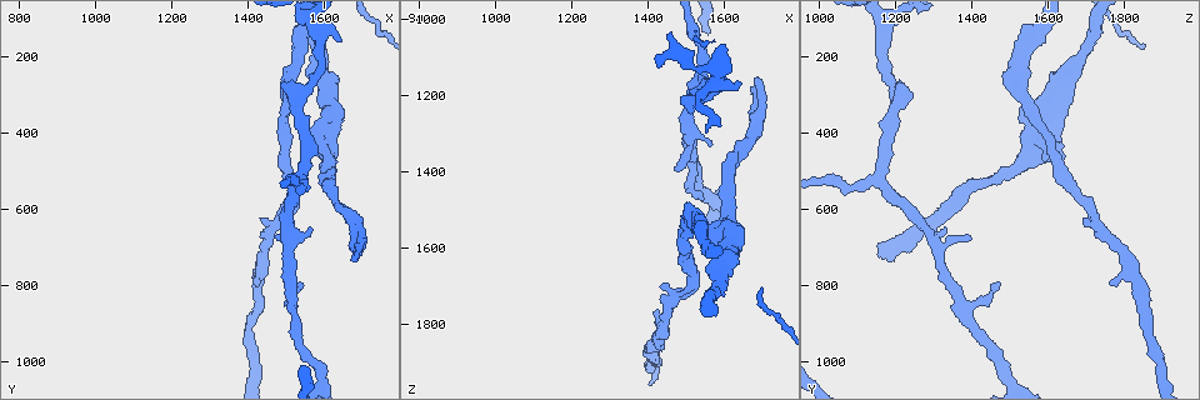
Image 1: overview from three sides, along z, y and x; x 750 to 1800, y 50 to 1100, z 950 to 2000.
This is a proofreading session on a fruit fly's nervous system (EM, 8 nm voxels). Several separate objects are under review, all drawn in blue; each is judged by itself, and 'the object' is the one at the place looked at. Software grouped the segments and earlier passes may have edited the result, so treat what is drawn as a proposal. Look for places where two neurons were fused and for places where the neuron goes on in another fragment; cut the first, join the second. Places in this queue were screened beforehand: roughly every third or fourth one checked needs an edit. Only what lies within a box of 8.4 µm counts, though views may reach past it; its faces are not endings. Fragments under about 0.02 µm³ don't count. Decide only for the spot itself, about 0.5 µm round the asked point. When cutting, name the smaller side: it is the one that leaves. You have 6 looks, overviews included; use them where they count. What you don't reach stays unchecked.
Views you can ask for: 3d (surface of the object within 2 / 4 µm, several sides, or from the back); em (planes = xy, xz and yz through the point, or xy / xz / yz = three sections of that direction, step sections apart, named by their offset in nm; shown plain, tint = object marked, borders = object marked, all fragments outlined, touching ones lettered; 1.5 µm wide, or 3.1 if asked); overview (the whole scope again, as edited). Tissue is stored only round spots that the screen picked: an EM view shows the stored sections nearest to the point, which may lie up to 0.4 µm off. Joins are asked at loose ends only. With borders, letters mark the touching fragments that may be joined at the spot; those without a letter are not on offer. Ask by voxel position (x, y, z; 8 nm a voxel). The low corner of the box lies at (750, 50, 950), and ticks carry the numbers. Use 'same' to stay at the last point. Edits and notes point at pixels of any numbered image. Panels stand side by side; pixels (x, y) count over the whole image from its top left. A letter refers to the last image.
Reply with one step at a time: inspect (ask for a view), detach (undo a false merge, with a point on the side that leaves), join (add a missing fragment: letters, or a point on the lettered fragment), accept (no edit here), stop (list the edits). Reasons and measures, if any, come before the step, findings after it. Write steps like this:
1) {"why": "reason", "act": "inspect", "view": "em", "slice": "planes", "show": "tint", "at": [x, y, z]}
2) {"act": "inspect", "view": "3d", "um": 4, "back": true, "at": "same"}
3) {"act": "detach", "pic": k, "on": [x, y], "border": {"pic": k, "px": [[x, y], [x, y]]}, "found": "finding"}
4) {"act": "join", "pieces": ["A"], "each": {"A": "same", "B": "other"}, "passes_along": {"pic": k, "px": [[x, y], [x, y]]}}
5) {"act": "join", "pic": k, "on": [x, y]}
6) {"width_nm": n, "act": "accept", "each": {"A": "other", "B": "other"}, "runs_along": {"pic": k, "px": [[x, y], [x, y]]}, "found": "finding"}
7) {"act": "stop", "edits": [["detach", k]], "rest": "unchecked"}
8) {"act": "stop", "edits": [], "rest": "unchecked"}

{"why": "branch stops here", "act": "inspect", "view": "3d", "um": 2, "at": [1490, 270, 1220]}

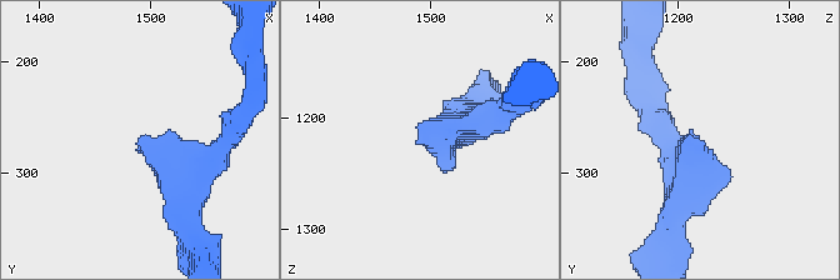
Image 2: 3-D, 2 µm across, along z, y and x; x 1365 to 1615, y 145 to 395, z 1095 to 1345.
{"arm_widths_nm": [200, 220], "why": "shape alone is not enough", "act": "inspect", "view": "em", "slice": "planes", "show": "borders", "at": [1492, 270, 1214]}

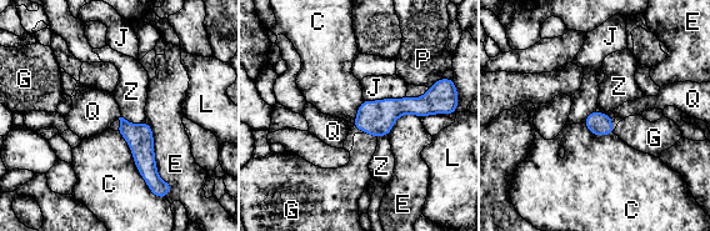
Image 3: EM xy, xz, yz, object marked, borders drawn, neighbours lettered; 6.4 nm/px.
{"width_nm": 120, "longest_contact_nm": ["C", 480], "act": "join", "pieces": ["G"], "each": {"C": "other", "E": "other", "G": "same", "J": "other", "L": "other", "P": "other", "Q": "other", "Z": "other"}, "found": "the neuron continues"}

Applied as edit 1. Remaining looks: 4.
{"why": "branch stops here", "act": "inspect", "view": "3d", "um": 4, "at": [1420, 790, 1765]}

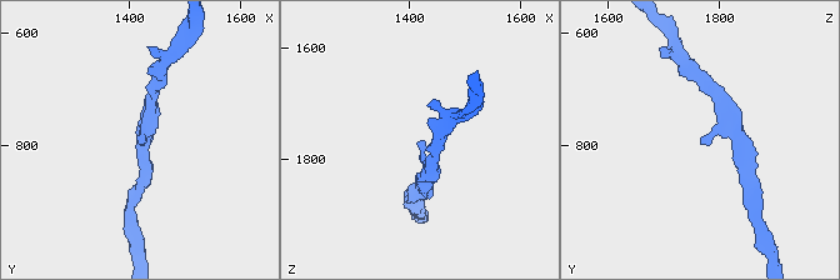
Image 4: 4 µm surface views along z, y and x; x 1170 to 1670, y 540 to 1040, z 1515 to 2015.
{"arm_widths_nm": [200, 220], "act": "inspect", "view": "em", "slice": "xz", "step": 4, "show": "tint", "at": [1425, 790, 1765]}

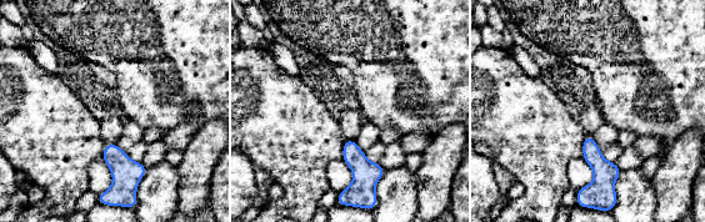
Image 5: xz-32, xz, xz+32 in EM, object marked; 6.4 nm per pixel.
{"act": "inspect", "view": "em", "slice": "planes", "show": "borders", "at": "same"}

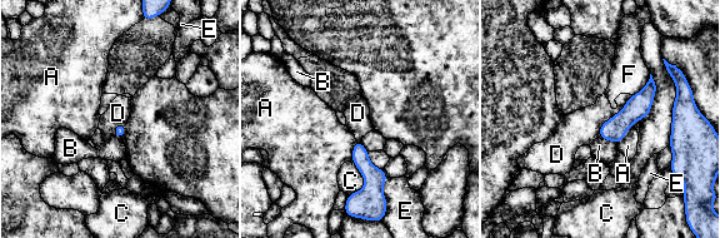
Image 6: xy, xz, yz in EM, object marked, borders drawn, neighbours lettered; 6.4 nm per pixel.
{"act": "accept", "each": {"A": "other", "B": "other", "C": "other", "D": "other", "E": "other", "F": "other"}, "border": {"pic": 6, "px": [[631, 95], [600, 125], [598, 137]]}, "found": "no lettered fragment goes on from it"}

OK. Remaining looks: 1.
{"act": "stop", "edits": [["join", 3]], "rest": "unchecked"}

